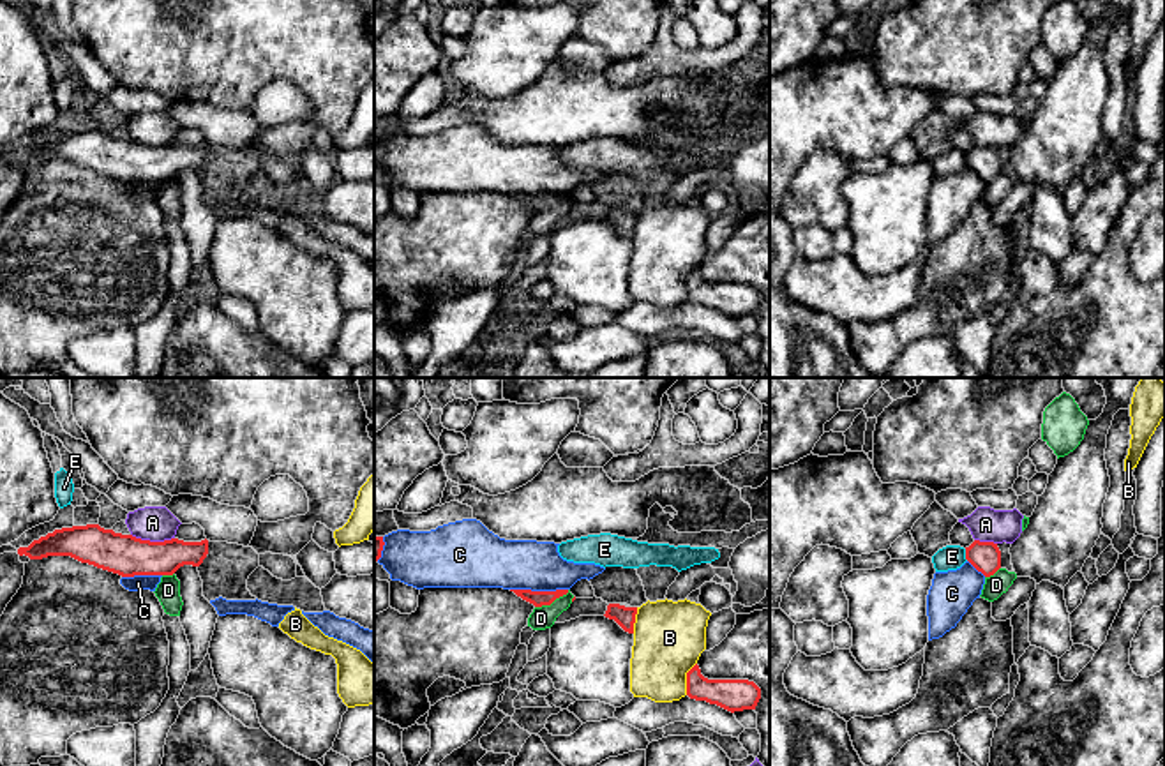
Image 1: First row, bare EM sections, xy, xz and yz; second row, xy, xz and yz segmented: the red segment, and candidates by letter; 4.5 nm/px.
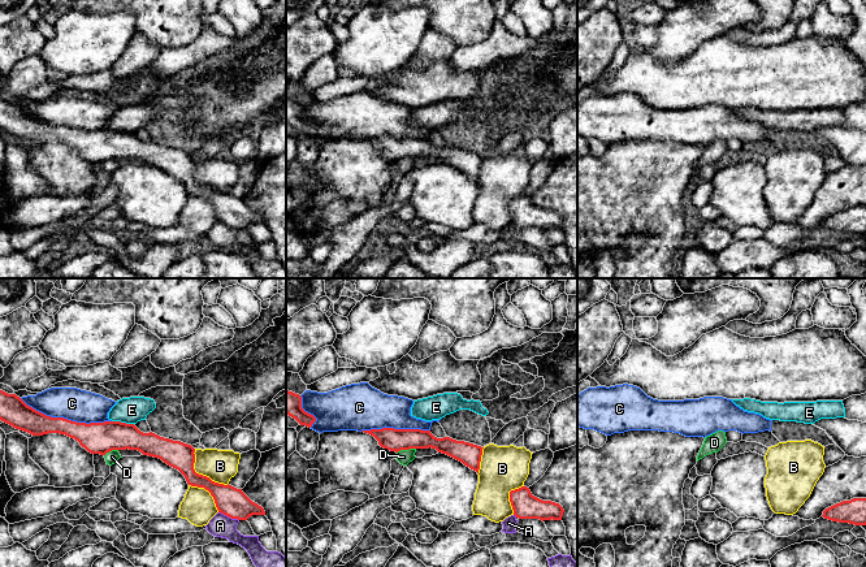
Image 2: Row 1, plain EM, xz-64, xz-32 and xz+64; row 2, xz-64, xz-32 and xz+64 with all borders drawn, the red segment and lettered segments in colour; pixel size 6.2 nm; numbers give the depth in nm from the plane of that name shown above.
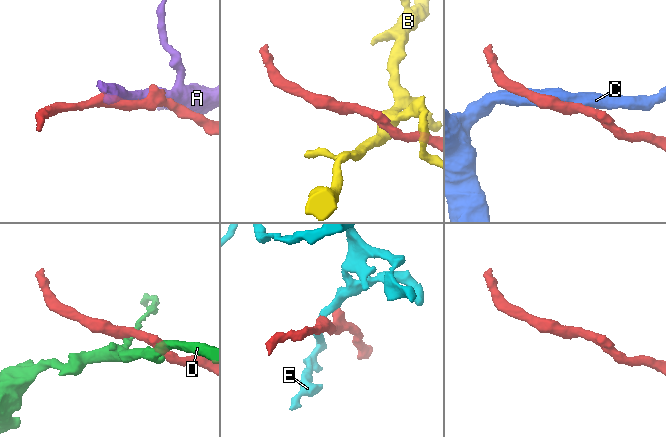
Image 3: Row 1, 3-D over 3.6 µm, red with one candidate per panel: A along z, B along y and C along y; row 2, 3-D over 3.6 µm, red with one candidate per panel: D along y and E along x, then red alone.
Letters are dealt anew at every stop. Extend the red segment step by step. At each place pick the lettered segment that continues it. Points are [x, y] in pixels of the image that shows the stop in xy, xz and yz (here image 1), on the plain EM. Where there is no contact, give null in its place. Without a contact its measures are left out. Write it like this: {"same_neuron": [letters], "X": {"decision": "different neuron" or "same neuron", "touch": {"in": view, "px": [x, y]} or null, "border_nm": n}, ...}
{"same_neuron": [], "A": {"decision": "different neuron", "touch": {"in": "xy", "px": [152, 147]}, "border_nm": 200}, "B": {"decision": "different neuron", "touch": {"in": "xz", "px": [687, 283]}, "border_nm": 160}, "C": {"decision": "different neuron", "touch": {"in": "xz", "px": [539, 196]}, "border_nm": 260}, "D": {"decision": "different neuron", "touch": {"in": "xz", "px": [551, 207]}, "border_nm": 180}, "E": {"decision": "different neuron", "touch": {"in": "yz", "px": [966, 159]}, "border_nm": 60}}

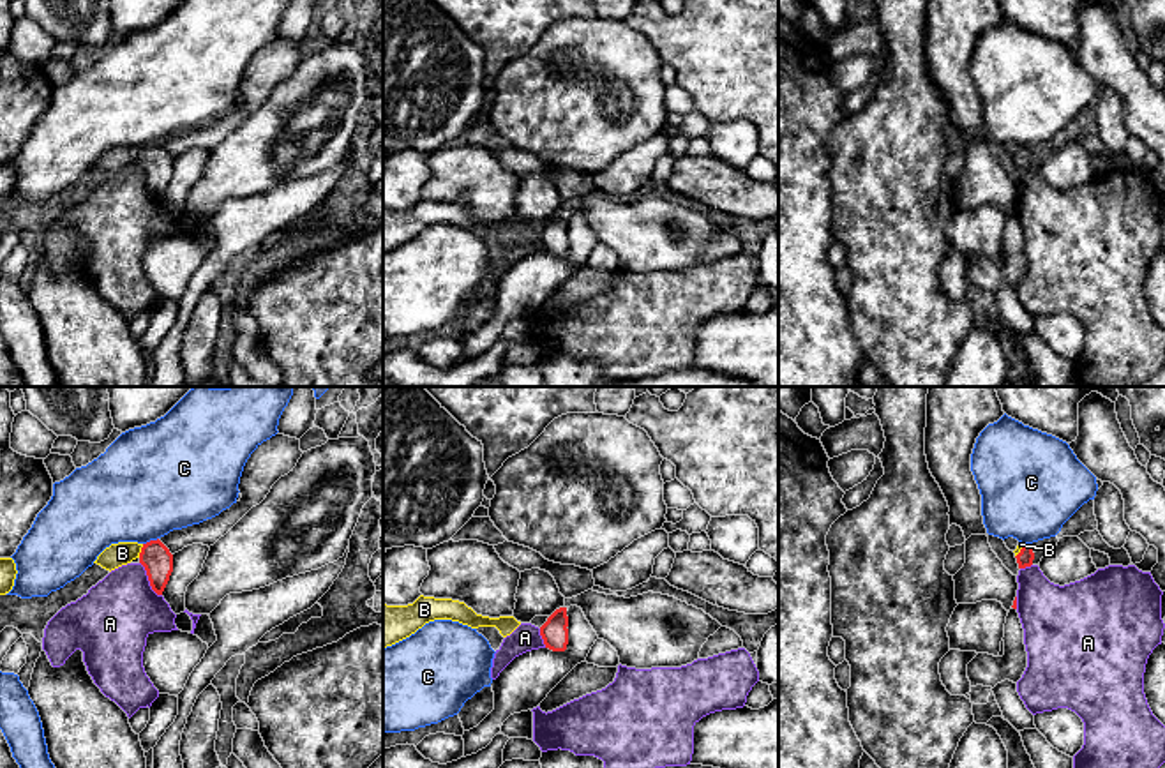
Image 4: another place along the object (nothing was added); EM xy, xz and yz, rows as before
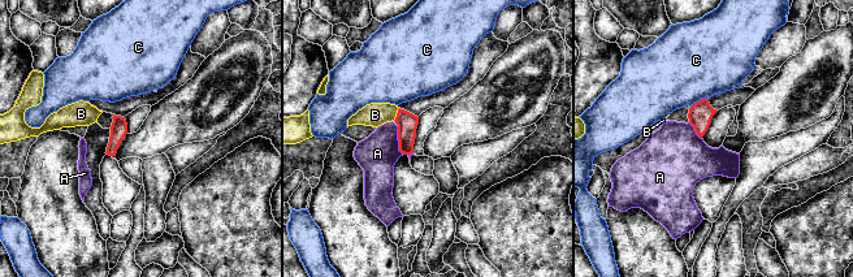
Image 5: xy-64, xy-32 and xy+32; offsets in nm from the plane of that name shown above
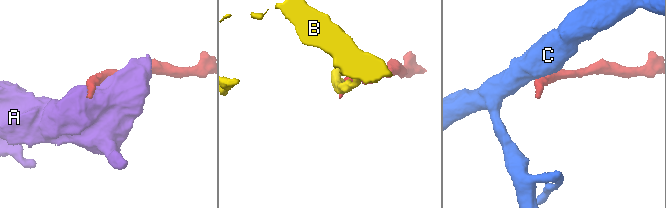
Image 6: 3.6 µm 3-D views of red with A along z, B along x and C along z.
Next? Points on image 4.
{"same_neuron": ["B"], "A": {"decision": "different neuron", "touch": {"in": "xy", "px": [149, 184]}, "border_nm": 190}, "B": {"decision": "same neuron", "touch": {"in": "xy", "px": [142, 156]}, "border_nm": 70}, "C": {"decision": "different neuron", "touch": {"in": "xy", "px": [150, 145]}, "border_nm": 80}}

